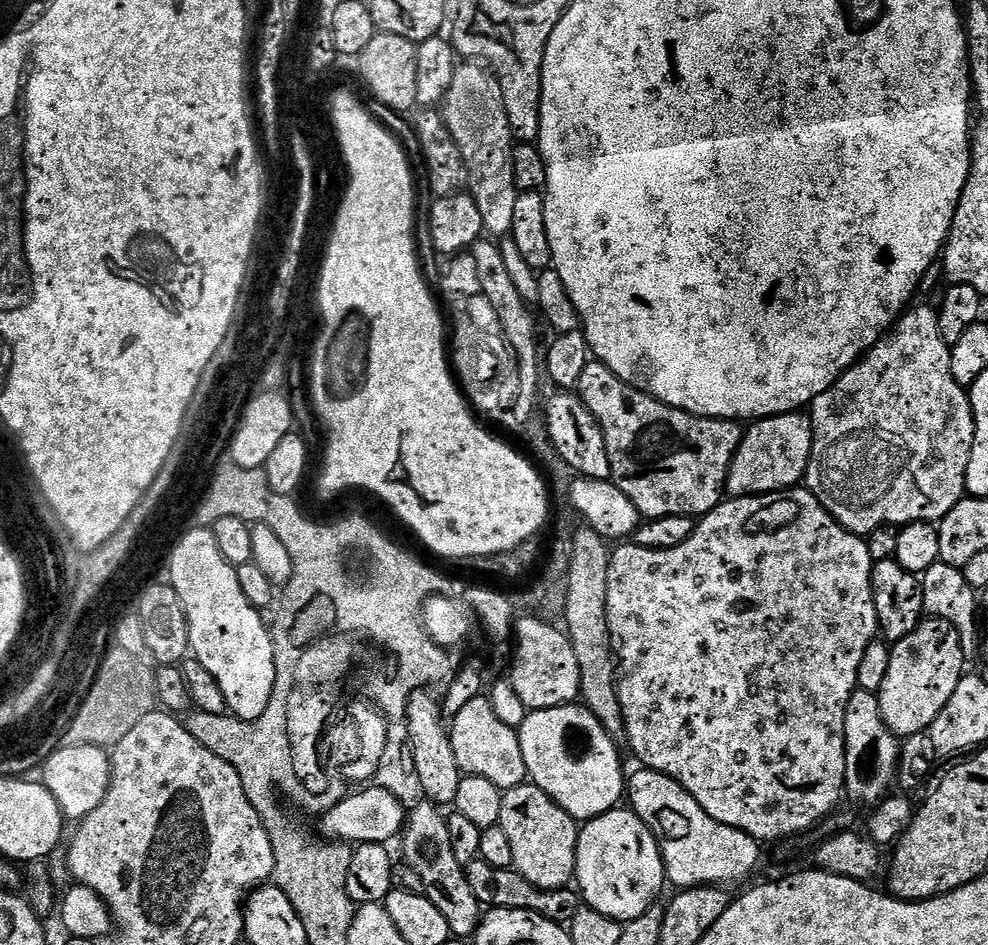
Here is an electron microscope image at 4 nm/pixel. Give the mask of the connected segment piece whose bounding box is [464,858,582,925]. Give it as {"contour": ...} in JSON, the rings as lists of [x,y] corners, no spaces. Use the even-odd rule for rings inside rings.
{"contour":[[[482,859],[471,860],[464,865],[466,882],[470,882],[470,890],[474,890],[474,898],[478,898],[481,906],[488,908],[517,908],[527,912],[537,912],[557,924],[567,925],[580,912],[582,896],[575,887],[539,888],[512,868],[495,868]]]}

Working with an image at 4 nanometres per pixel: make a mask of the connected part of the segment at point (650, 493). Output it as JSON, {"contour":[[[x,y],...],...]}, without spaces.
{"contour":[[[599,358],[589,359],[582,371],[578,392],[590,406],[604,428],[610,458],[618,469],[622,487],[646,518],[657,516],[690,516],[699,518],[713,512],[725,499],[728,471],[736,457],[745,429],[740,420],[726,420],[719,416],[701,416],[695,411],[657,400],[651,392],[624,379]]]}

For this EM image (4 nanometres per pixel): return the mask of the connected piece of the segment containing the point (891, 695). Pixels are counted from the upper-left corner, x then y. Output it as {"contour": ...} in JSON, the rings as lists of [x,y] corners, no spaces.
{"contour":[[[925,618],[910,635],[895,641],[890,670],[886,670],[886,678],[878,693],[884,718],[893,733],[907,738],[926,730],[926,726],[930,726],[930,722],[938,718],[942,706],[950,702],[950,694],[954,694],[960,677],[965,675],[964,655],[966,649],[960,638],[959,629],[952,621],[943,618]]]}

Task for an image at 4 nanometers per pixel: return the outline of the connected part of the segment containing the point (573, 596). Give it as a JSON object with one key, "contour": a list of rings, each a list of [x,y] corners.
{"contour":[[[591,526],[577,527],[574,546],[576,549],[568,570],[566,628],[578,654],[581,697],[585,707],[591,709],[604,728],[618,736],[626,727],[619,695],[620,658],[614,624],[608,614],[608,571],[612,552],[609,541]]]}

